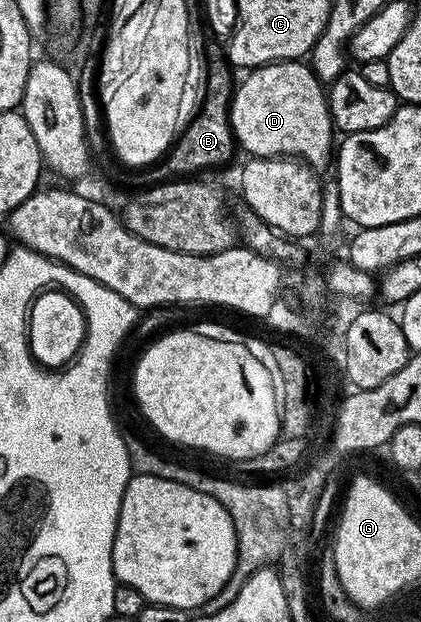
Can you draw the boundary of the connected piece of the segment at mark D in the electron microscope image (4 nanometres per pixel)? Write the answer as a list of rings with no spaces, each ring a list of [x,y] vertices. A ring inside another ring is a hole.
[[[305,61],[270,62],[267,66],[256,66],[246,79],[237,83],[234,99],[230,101],[230,123],[239,147],[255,158],[293,158],[301,160],[311,168],[331,165],[336,150],[336,131],[330,119],[326,103],[327,91]]]

